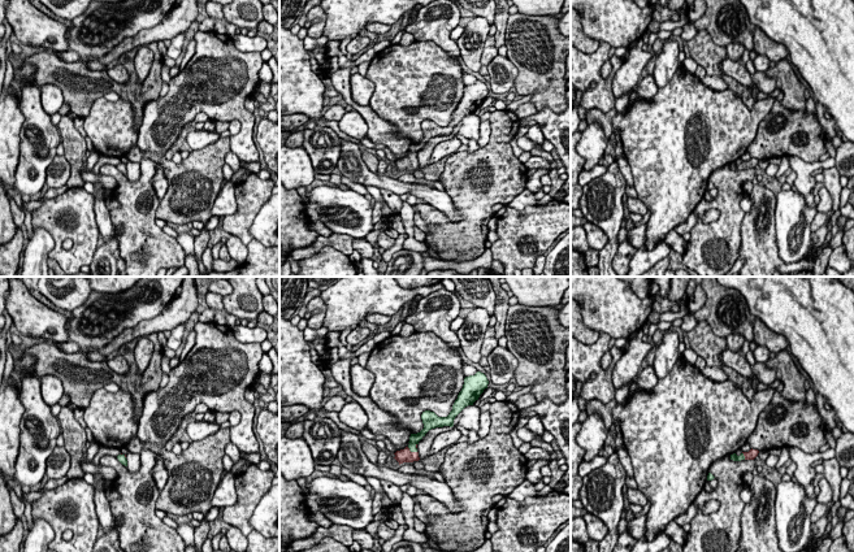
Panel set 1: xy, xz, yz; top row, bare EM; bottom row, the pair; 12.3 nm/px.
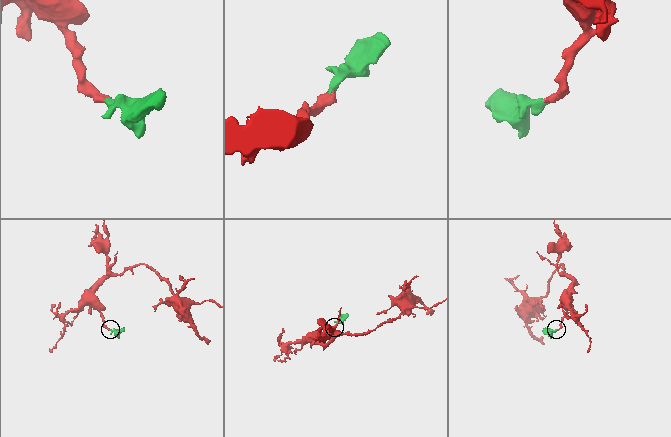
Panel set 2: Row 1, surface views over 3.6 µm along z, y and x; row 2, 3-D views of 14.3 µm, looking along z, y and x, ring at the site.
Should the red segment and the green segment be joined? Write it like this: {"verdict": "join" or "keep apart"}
{"verdict": "join"}

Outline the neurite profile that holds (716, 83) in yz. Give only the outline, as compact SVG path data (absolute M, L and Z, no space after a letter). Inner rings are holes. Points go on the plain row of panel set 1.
M706 74L702 78L702 83L714 91L724 91L728 88L728 84L724 82L724 79L718 75L707 75Z

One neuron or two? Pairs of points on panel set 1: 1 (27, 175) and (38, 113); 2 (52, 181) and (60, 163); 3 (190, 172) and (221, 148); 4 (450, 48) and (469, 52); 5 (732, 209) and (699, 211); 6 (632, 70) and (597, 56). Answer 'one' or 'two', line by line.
1: one
2: one
3: one
4: two
5: one
6: two

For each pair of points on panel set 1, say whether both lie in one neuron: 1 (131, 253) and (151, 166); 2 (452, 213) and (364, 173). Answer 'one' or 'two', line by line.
1: one
2: one

